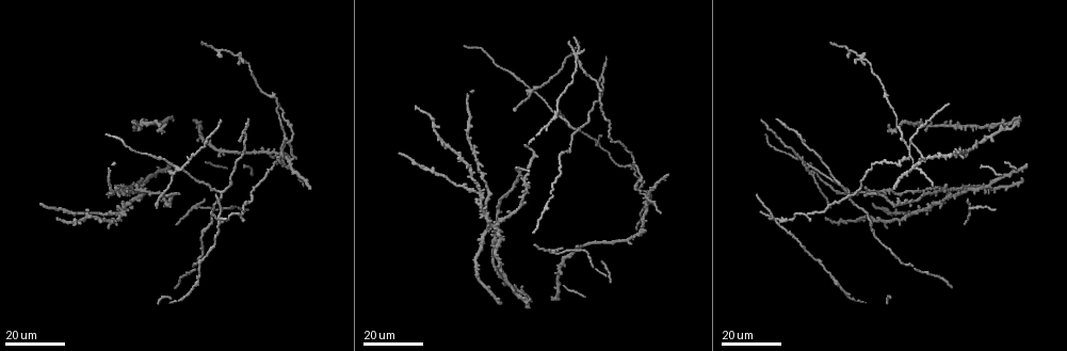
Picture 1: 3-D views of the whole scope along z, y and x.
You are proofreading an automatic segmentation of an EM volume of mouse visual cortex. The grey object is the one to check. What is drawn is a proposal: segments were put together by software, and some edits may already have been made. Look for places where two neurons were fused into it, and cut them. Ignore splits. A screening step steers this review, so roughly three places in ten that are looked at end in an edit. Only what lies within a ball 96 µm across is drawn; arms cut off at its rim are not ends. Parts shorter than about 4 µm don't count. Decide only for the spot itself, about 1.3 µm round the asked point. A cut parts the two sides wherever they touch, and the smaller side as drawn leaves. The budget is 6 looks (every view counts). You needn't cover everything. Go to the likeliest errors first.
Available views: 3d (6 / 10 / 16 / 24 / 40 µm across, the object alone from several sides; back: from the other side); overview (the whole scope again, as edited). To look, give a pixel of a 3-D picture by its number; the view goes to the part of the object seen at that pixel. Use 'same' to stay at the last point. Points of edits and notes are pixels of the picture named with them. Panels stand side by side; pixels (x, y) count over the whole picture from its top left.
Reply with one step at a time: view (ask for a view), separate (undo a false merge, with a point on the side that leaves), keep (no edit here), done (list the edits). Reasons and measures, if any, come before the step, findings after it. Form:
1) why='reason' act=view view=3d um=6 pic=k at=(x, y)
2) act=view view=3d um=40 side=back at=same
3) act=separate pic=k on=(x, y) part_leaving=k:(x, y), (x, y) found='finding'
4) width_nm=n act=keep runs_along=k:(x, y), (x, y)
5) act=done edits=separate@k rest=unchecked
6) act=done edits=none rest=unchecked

why='arms part here' act=view view=3d um=16 pic=1 at=(552, 251)

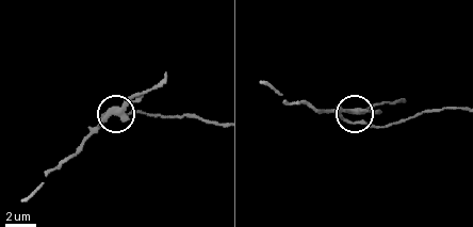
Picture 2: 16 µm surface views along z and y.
act=view view=3d um=10 pic=2 at=(342, 108)

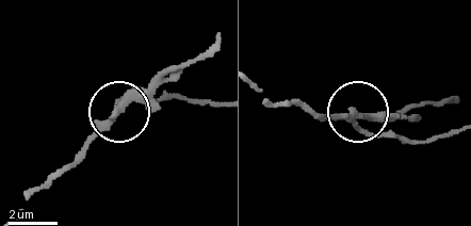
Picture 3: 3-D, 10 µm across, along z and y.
act=view view=3d um=10 side=back pic=3 at=(119, 104)

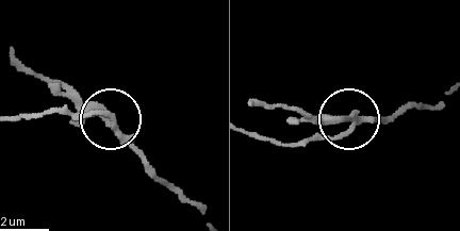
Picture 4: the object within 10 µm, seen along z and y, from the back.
arms=3 act=separate pic=4 on=(326, 124) found='a second neuron is stuck on'

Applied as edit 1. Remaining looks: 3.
act=view view=overview

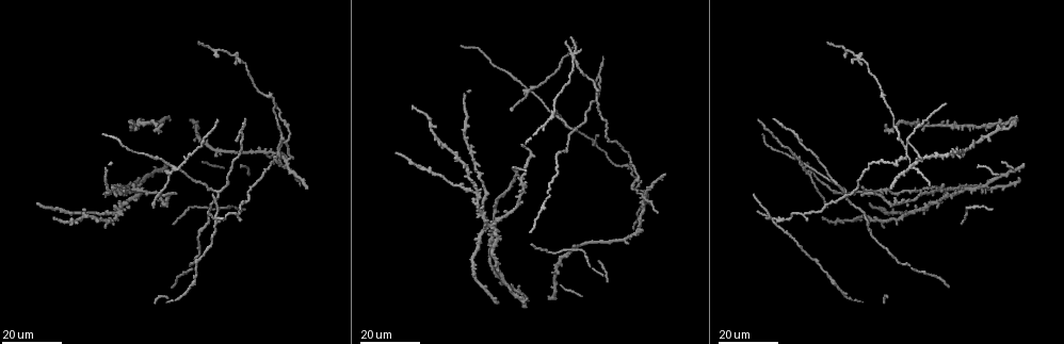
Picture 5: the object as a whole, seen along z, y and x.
why='arms part here' act=view view=3d um=16 pic=5 at=(637, 189)

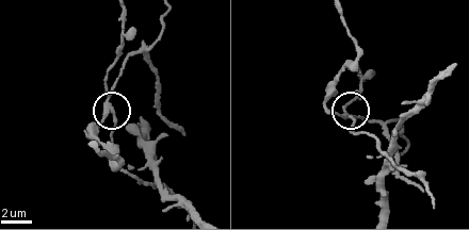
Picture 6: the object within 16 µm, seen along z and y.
act=view view=3d um=10 pic=6 at=(116, 117)

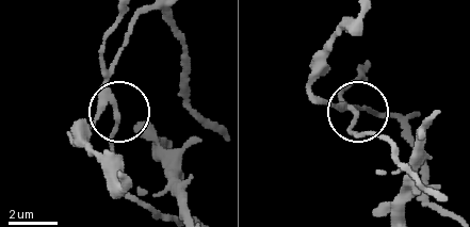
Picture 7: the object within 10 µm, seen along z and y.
arms=3 act=separate pic=7 on=(92, 125) part_leaving=7:(106, 92), (103, 108), (75, 139), (122, 181) found='a second neuron is stuck on'

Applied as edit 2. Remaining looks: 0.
act=done edits=separate@4,separate@7 rest=unchecked

